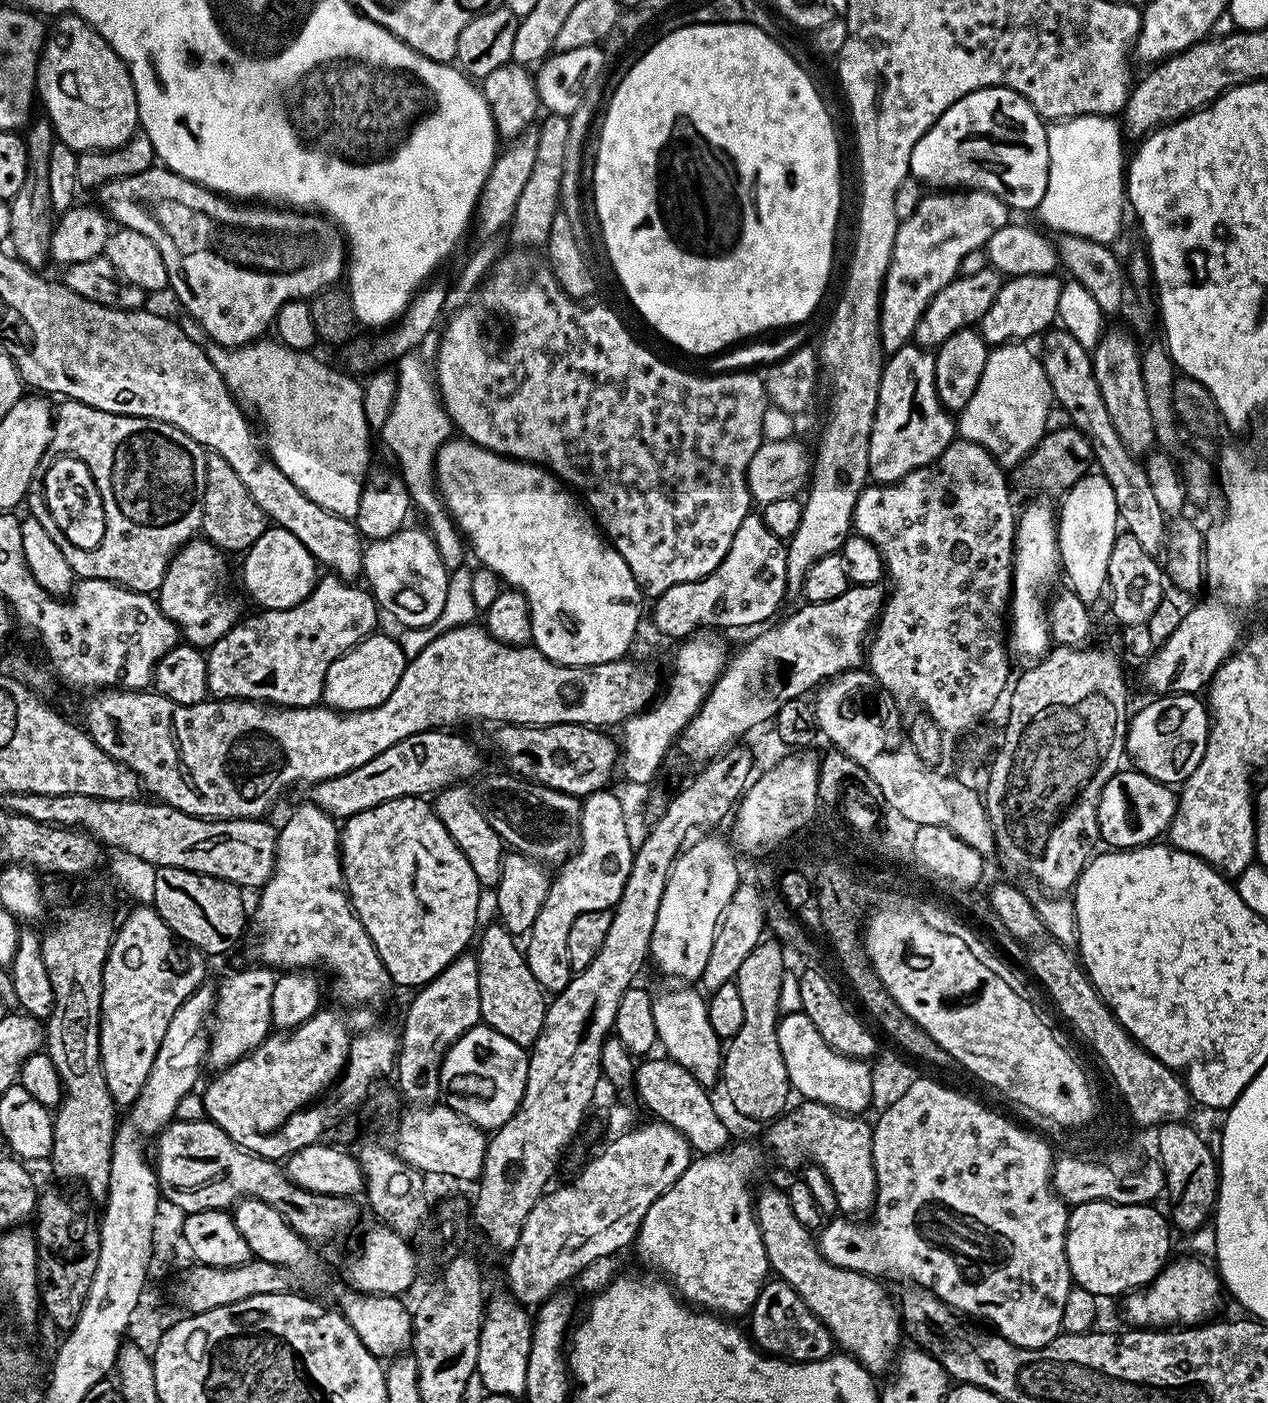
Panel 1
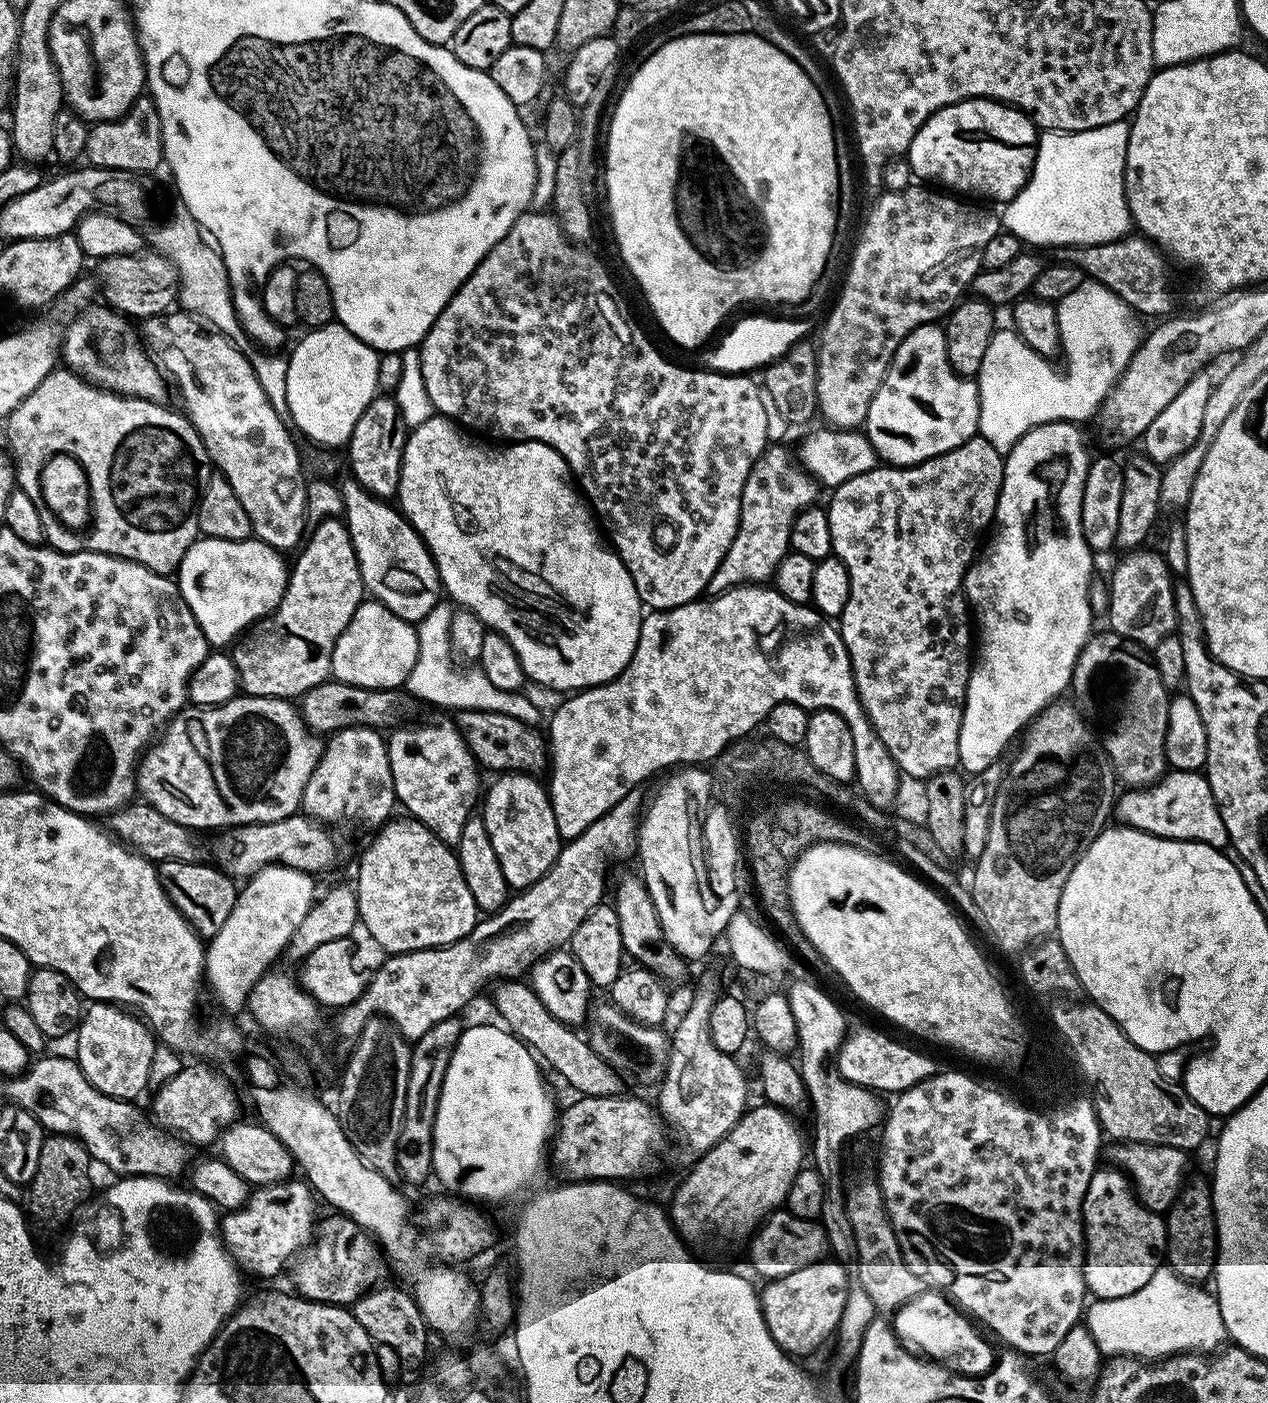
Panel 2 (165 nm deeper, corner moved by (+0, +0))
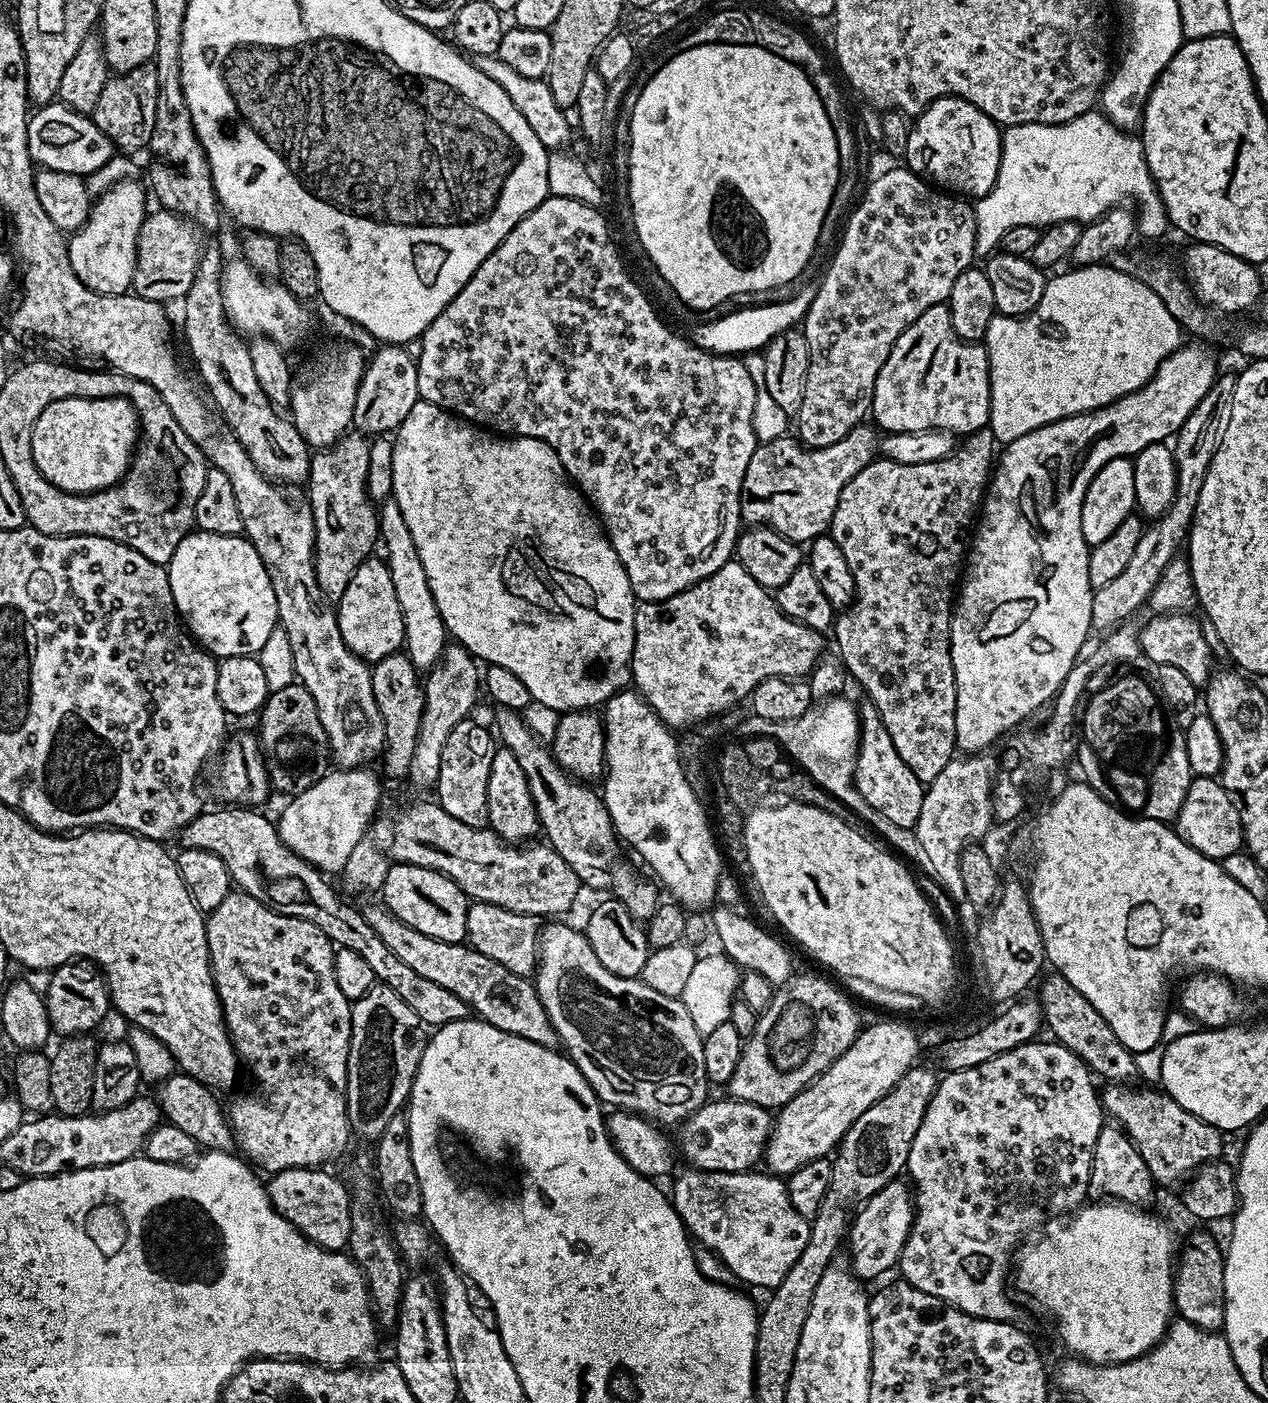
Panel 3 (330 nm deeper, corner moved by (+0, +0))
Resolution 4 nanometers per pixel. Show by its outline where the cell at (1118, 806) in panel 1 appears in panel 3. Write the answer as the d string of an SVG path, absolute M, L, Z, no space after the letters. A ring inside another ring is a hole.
M1198 776L1193 779L1190 790L1186 790L1180 812L1176 815L1174 827L1186 843L1194 850L1206 854L1206 858L1211 860L1222 861L1244 848L1244 831L1236 804L1219 779L1211 776Z

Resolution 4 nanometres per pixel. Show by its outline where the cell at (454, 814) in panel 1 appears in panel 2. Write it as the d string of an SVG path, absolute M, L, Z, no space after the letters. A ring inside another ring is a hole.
M451 719L404 727L397 727L386 740L399 807L405 808L411 819L426 825L443 844L454 846L462 838L462 826L473 816L472 807L477 807L482 792L476 759Z

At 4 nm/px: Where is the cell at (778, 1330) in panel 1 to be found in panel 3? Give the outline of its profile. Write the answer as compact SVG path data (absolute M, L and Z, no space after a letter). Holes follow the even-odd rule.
M900 1178L891 1180L886 1186L882 1186L882 1190L878 1190L878 1194L859 1205L858 1211L851 1217L846 1240L847 1243L852 1243L850 1267L861 1281L869 1282L875 1276L880 1276L891 1268L893 1271L897 1267L900 1250L912 1228L913 1215L913 1189Z

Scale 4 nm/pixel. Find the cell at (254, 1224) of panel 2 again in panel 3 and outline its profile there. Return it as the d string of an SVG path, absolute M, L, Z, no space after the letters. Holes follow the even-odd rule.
M287 1168L286 1170L275 1173L275 1175L269 1179L272 1181L267 1181L266 1187L270 1202L276 1207L278 1214L282 1214L282 1218L289 1220L291 1224L295 1226L295 1228L298 1229L298 1231L310 1242L314 1242L318 1246L322 1246L327 1250L327 1252L339 1252L341 1250L347 1249L348 1239L350 1238L350 1202L352 1201L352 1198L350 1195L349 1185L345 1183L345 1181L343 1184L338 1177L331 1176L330 1173L324 1171L328 1170L321 1170L320 1168Z

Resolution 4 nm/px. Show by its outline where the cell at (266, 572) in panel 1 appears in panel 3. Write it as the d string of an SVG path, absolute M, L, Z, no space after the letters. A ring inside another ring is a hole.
M193 530L182 538L182 542L178 542L178 550L174 550L174 554L166 567L168 569L168 577L170 578L170 594L174 594L177 613L205 652L212 653L213 657L216 658L256 656L262 650L262 646L266 646L266 638L270 638L270 634L278 627L276 595L274 594L274 586L270 586L270 574L266 574L266 566L262 566L262 558L258 558L258 550L254 550L254 546L243 535L223 536L222 534L210 534L209 532Z

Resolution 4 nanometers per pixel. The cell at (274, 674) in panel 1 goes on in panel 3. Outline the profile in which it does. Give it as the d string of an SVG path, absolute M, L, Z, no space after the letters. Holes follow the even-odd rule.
M345 434L335 444L319 449L311 457L308 466L306 489L308 488L308 500L312 503L310 511L316 535L314 570L318 578L318 586L332 602L339 602L342 594L346 594L346 586L350 586L350 578L354 578L358 566L362 566L365 560L373 555L372 547L377 547L380 535L378 512L373 501L368 498L368 467L372 461L372 452L367 442L369 443L363 435Z

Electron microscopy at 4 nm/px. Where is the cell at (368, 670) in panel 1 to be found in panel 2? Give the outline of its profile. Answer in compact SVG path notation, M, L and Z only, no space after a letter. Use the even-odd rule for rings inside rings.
M365 599L358 606L354 618L342 630L338 642L334 646L332 655L332 676L350 686L359 688L382 688L385 690L396 690L407 685L410 670L414 670L414 662L418 658L418 634L415 627L409 621L398 618L386 606L382 606L376 600Z

